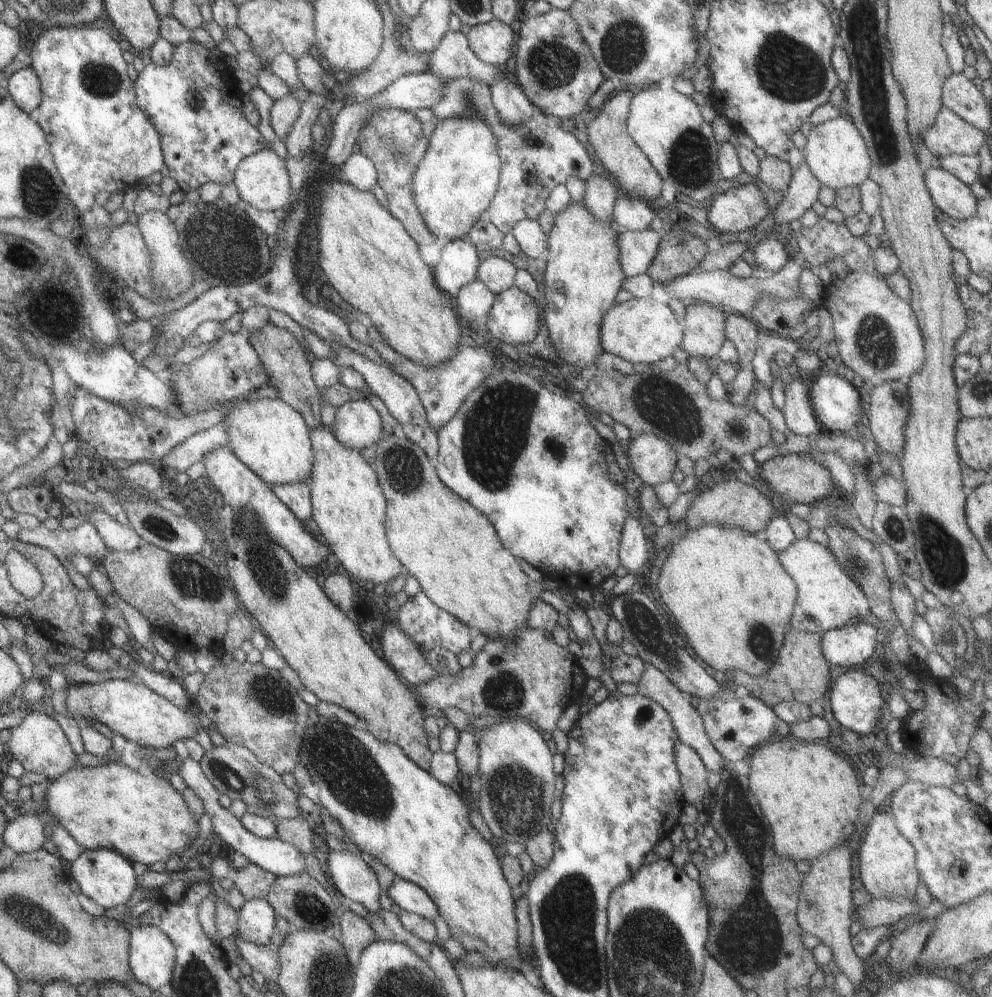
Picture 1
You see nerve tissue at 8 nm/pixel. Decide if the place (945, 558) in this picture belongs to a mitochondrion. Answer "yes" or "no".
yes

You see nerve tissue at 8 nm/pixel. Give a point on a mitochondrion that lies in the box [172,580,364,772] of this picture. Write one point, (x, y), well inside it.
(271, 696)

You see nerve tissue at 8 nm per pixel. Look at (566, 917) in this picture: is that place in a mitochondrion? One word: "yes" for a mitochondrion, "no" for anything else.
yes

